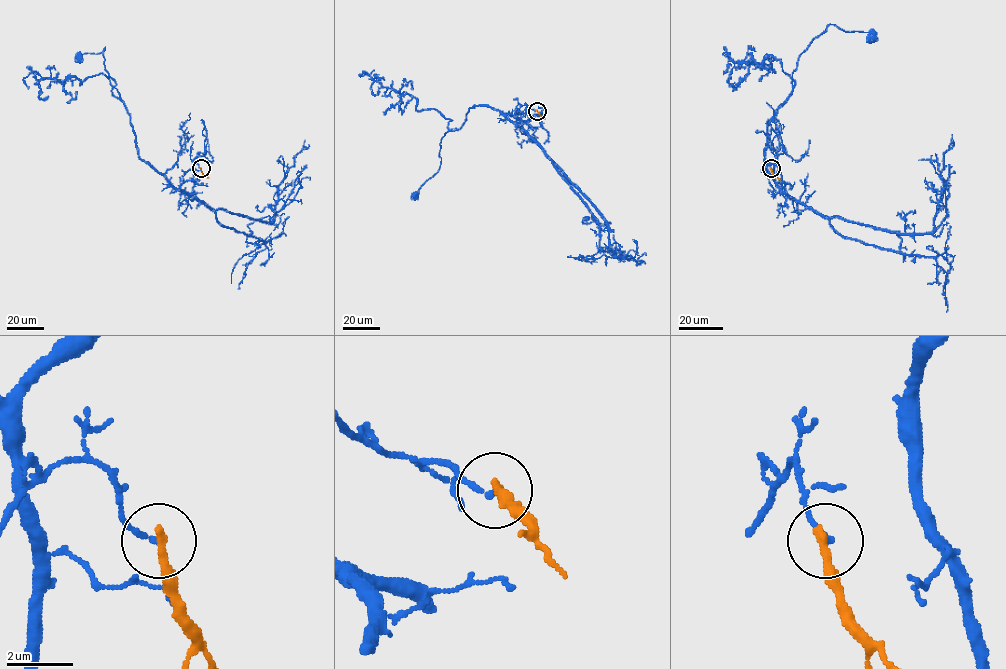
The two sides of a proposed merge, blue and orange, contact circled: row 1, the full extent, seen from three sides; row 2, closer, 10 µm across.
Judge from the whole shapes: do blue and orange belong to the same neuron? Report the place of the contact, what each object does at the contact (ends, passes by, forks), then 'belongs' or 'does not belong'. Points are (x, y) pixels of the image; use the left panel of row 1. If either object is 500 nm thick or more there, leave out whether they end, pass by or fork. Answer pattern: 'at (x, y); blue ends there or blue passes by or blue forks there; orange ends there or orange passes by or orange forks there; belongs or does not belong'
at (201, 168); blue ends there; orange ends there; does not belong

